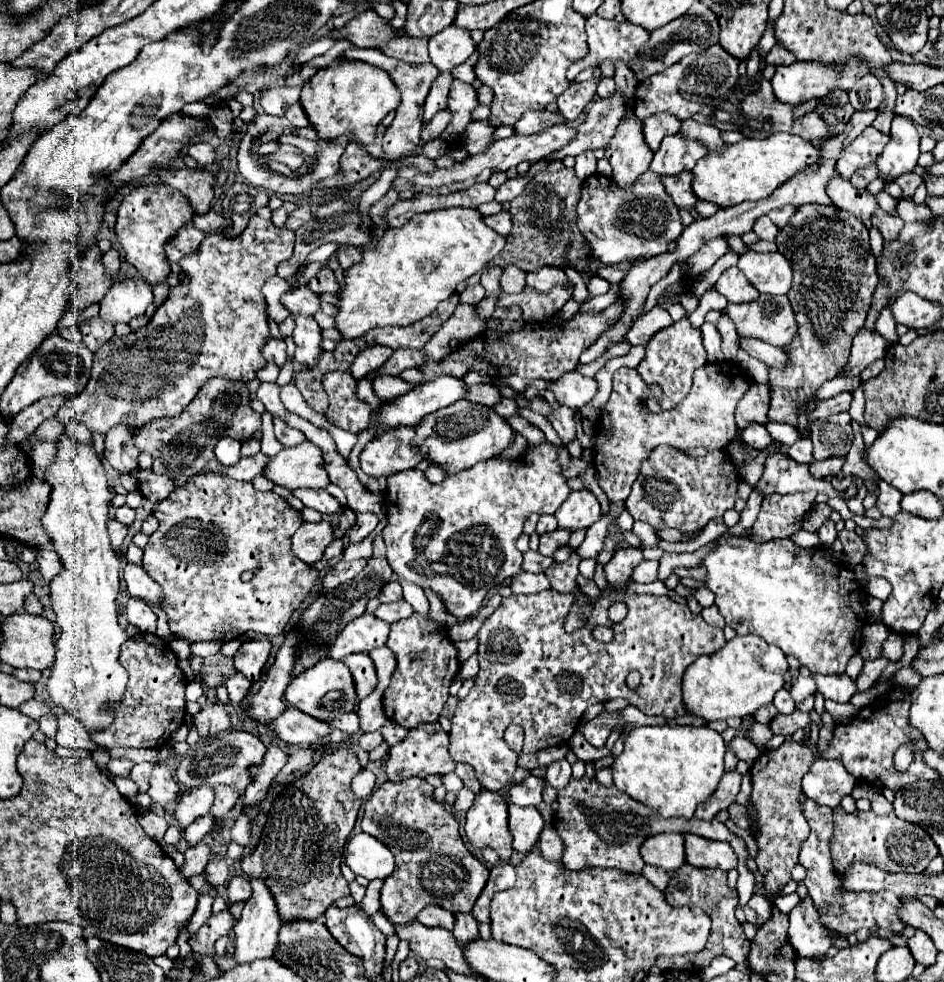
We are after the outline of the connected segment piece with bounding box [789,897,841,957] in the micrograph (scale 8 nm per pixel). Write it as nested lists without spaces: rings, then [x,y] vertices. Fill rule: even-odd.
[[[805,897],[791,913],[789,913],[789,937],[793,945],[797,945],[799,957],[823,957],[841,935],[837,931],[829,931],[813,907],[813,901]]]

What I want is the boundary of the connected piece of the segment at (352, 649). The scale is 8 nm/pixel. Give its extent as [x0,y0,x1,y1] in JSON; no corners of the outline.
[329,613,391,659]

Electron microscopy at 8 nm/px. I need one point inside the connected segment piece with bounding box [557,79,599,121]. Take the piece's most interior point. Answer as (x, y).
(571, 104)

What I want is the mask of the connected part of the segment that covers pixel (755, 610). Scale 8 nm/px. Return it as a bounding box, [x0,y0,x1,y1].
[703,537,865,675]

